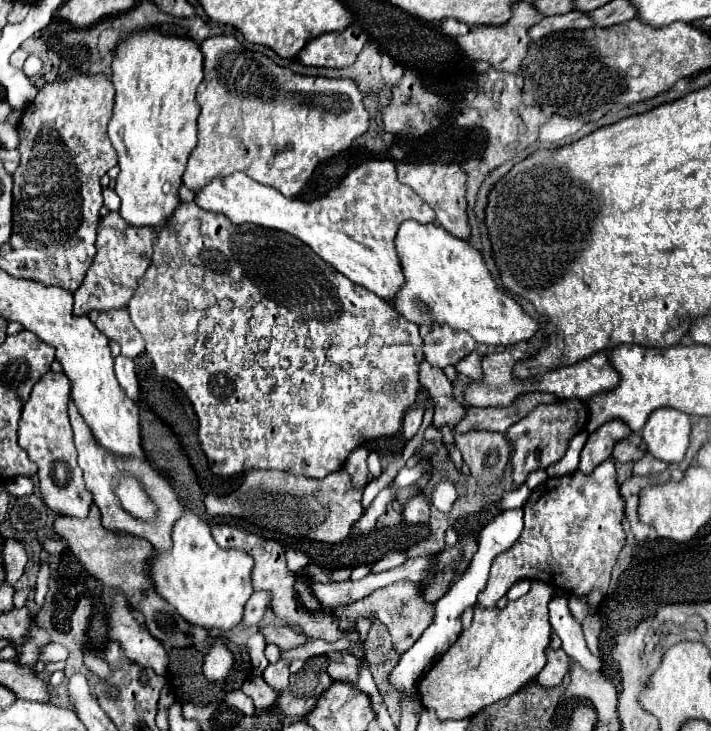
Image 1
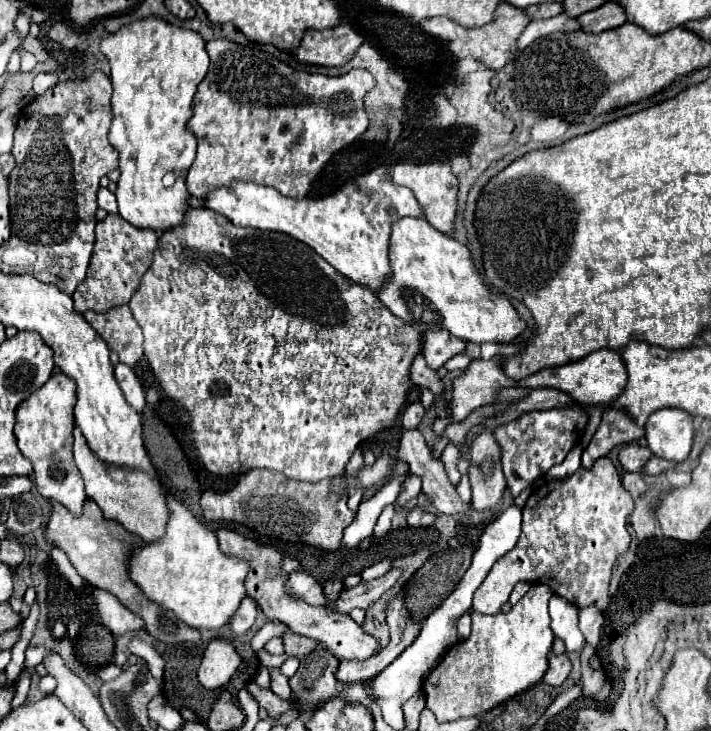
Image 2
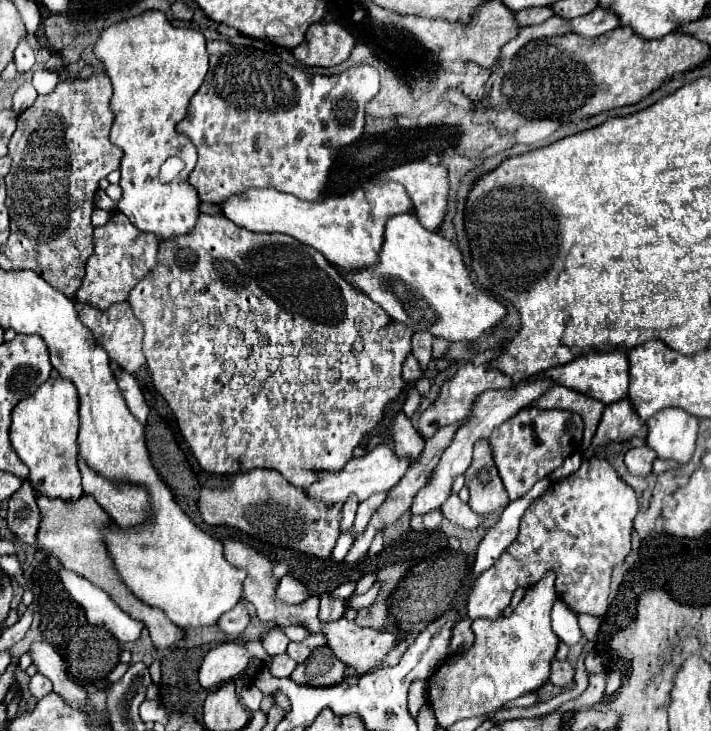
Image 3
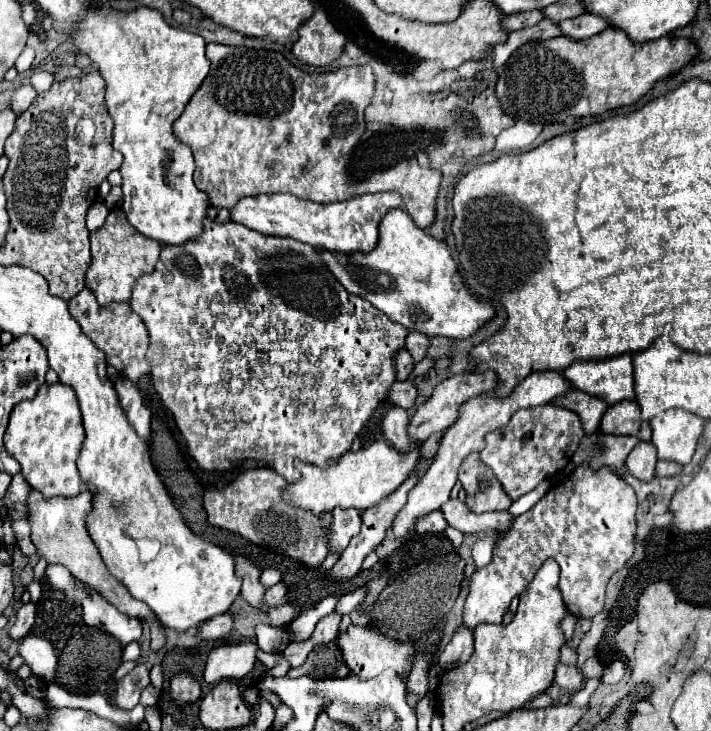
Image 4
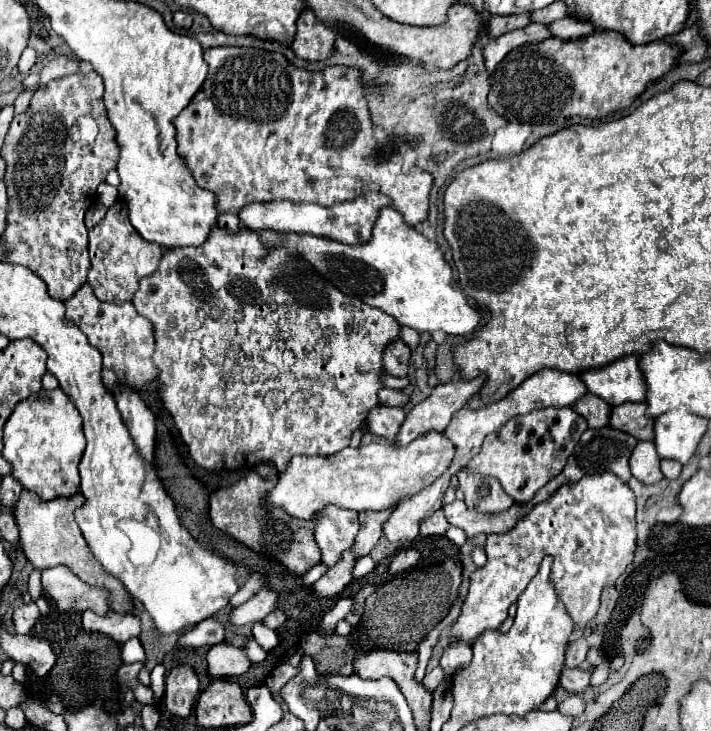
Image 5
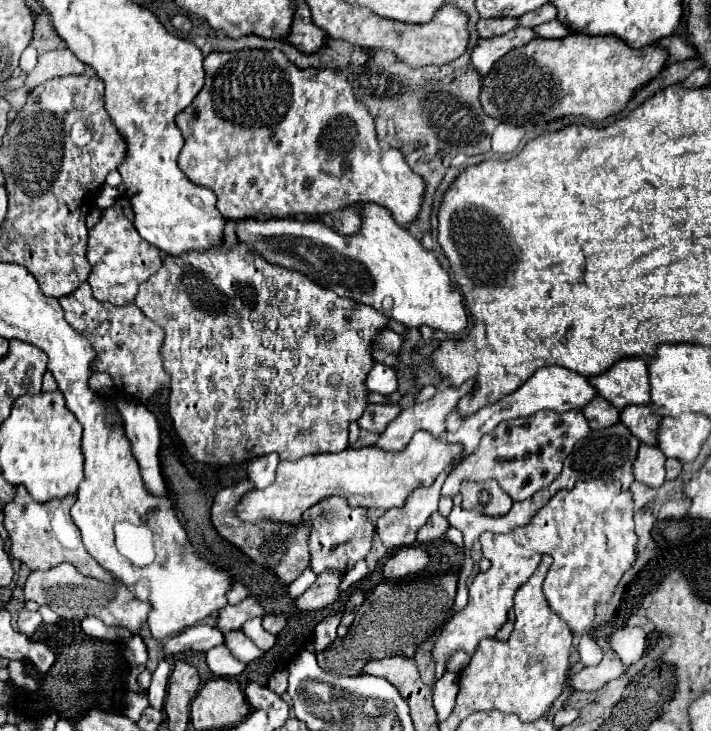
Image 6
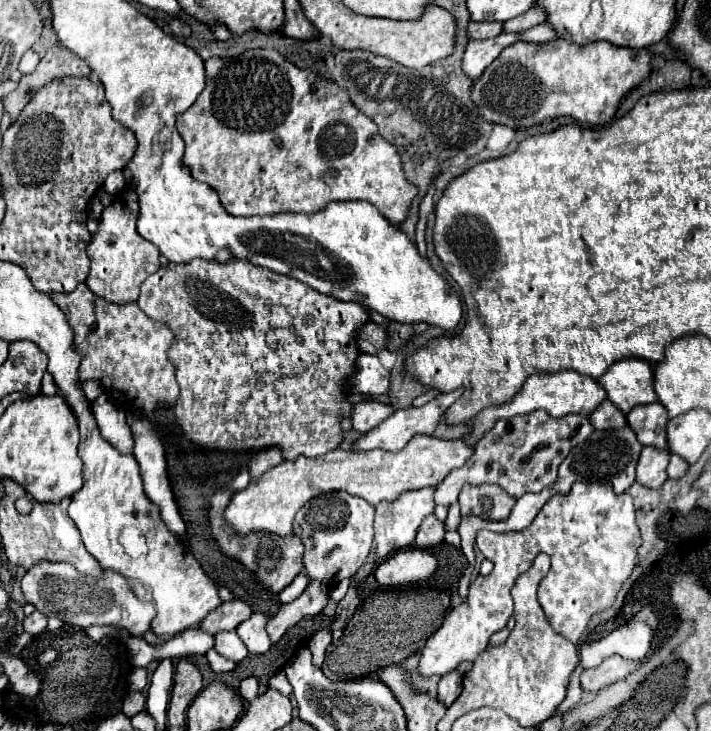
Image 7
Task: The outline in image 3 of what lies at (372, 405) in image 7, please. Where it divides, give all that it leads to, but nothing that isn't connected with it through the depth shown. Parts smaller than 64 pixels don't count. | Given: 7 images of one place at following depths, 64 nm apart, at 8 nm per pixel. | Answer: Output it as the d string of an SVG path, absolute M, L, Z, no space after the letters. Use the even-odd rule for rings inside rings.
M398 412L394 416L390 436L398 456L408 456L410 460L416 460L424 448L424 438L416 432L416 428L412 426L410 418L404 412Z

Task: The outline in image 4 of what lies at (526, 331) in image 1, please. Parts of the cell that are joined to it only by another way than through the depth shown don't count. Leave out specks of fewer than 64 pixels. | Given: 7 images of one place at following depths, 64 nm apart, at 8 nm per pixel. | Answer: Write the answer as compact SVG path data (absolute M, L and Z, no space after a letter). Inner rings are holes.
M394 208L382 218L374 252L338 256L338 252L318 248L316 254L322 258L328 272L350 294L368 300L390 320L406 326L408 330L416 330L426 336L468 338L494 316L494 308L488 302L478 302L466 290L446 244L442 240L434 240L426 230L416 228L402 208Z

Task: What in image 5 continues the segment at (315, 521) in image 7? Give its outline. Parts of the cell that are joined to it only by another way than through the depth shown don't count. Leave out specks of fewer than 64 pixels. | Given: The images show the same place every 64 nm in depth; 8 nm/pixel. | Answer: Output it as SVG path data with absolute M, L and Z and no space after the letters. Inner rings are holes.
M338 506L322 508L322 512L314 514L316 520L316 530L314 538L320 548L320 564L324 566L334 566L342 560L342 554L352 550L360 522L358 522L358 512L354 510L344 510Z

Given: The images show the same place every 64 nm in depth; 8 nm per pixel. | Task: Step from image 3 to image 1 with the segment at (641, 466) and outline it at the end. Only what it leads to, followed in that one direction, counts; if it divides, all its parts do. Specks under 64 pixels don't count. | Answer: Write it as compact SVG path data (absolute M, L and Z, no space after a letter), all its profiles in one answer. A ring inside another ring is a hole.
M622 440L620 444L616 444L616 448L614 448L614 460L622 462L622 464L634 464L642 456L646 456L646 452L640 450L638 446L626 442L626 440Z

